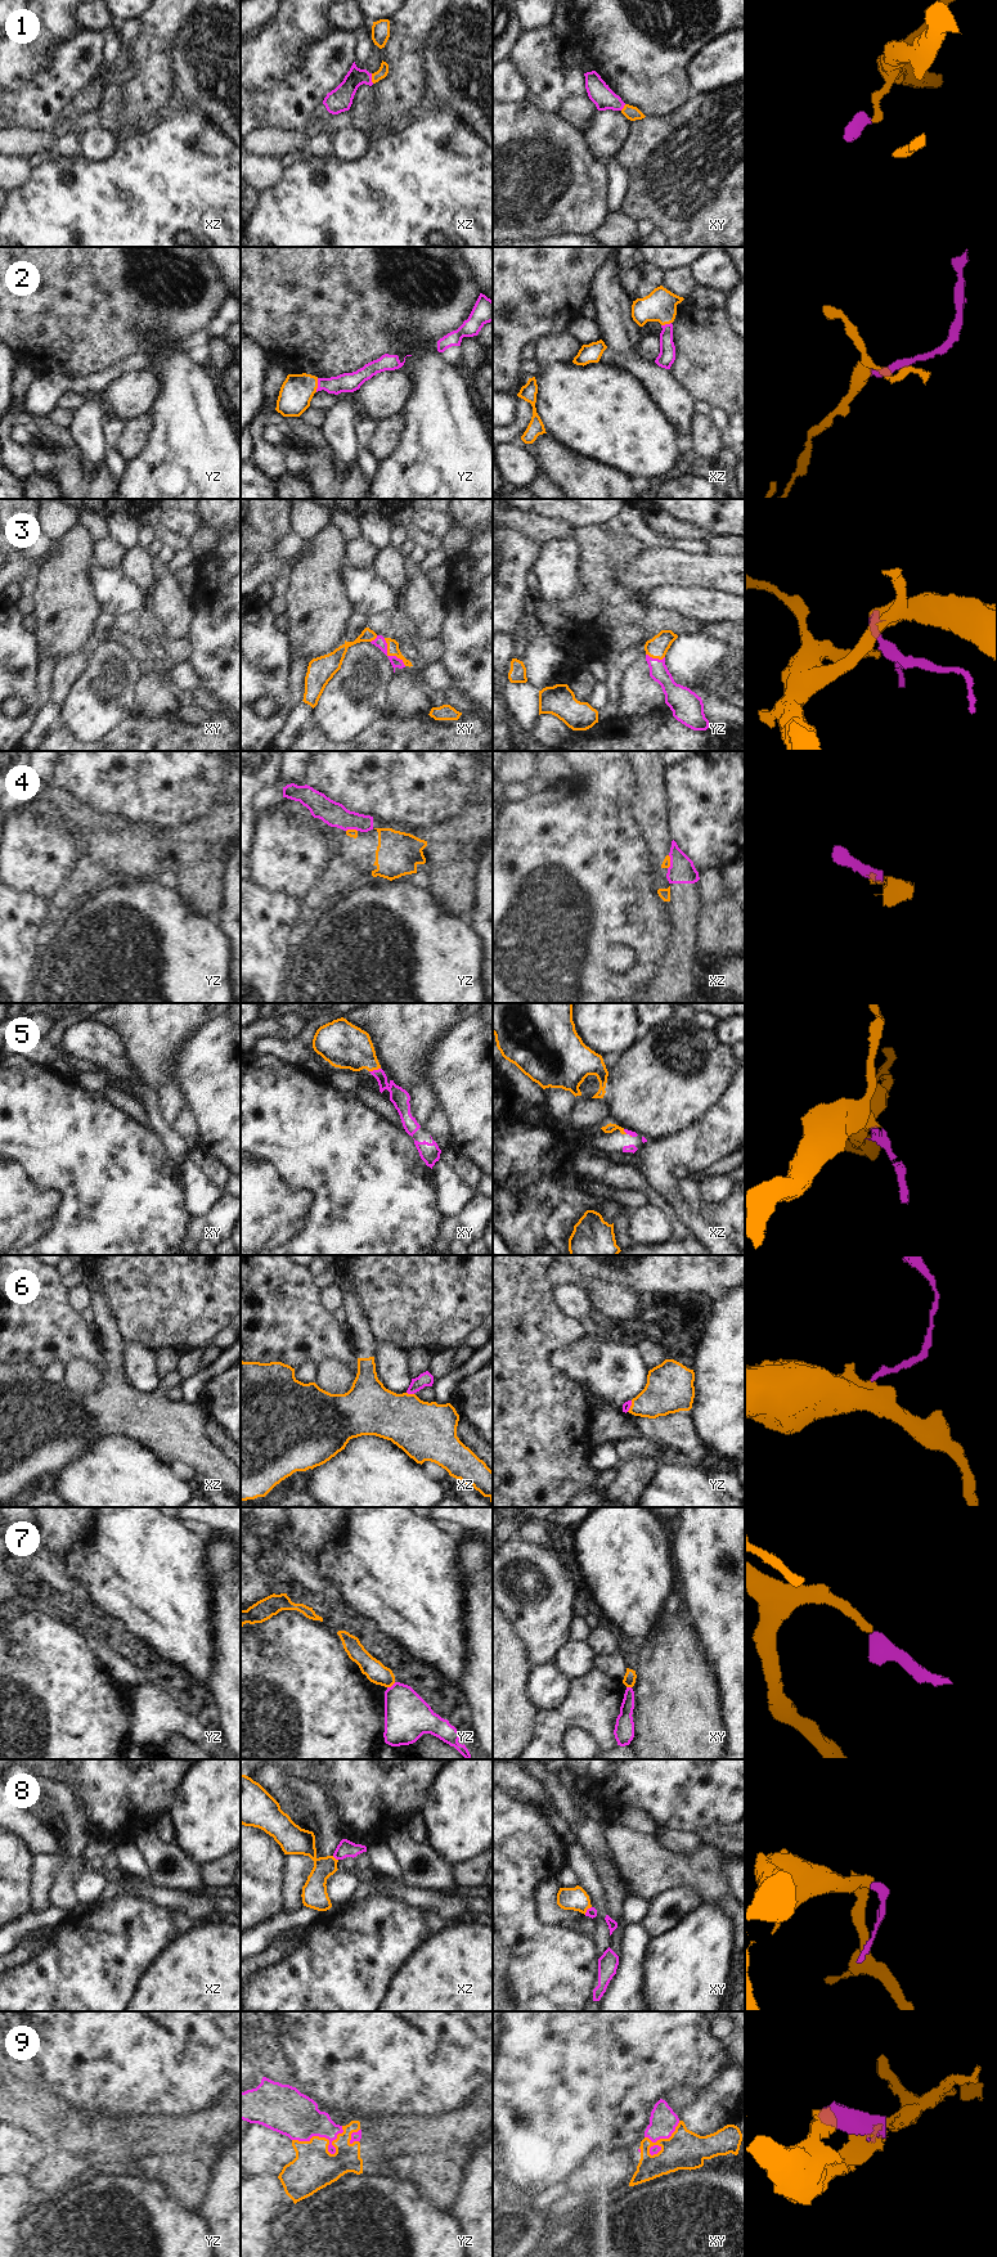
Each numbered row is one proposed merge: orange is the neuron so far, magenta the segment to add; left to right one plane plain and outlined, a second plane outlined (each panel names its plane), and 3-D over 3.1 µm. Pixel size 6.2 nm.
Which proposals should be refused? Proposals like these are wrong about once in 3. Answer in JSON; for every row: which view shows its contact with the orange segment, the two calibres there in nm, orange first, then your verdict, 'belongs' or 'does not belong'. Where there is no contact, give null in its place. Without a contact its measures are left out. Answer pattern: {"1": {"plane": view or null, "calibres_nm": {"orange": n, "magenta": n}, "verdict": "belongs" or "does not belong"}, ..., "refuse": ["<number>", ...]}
{"1": {"plane": "xz", "calibres_nm": {"orange": 70, "magenta": 150}, "verdict": "belongs"}, "2": {"plane": "yz", "calibres_nm": {"orange": 200, "magenta": 130}, "verdict": "belongs"}, "3": {"plane": "xy", "calibres_nm": {"orange": 80, "magenta": 70}, "verdict": "belongs"}, "4": {"plane": "xz", "calibres_nm": {"orange": 50, "magenta": 160}, "verdict": "does not belong"}, "5": {"plane": "xy", "calibres_nm": {"orange": 280, "magenta": 120}, "verdict": "belongs"}, "6": {"plane": "xz", "calibres_nm": {"orange": 360, "magenta": 90}, "verdict": "belongs"}, "7": {"plane": "yz", "calibres_nm": {"orange": 140, "magenta": 280}, "verdict": "does not belong"}, "8": {"plane": "xz", "calibres_nm": {"orange": 170, "magenta": 110}, "verdict": "does not belong"}, "9": {"plane": "yz", "calibres_nm": {"orange": 280, "magenta": 280}, "verdict": "does not belong"}, "refuse": ["4", "7", "8", "9"]}

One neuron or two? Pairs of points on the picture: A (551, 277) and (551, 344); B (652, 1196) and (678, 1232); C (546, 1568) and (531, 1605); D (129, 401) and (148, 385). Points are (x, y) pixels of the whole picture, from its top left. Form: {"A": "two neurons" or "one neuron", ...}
{"A": "two neurons", "B": "one neuron", "C": "one neuron", "D": "one neuron"}

